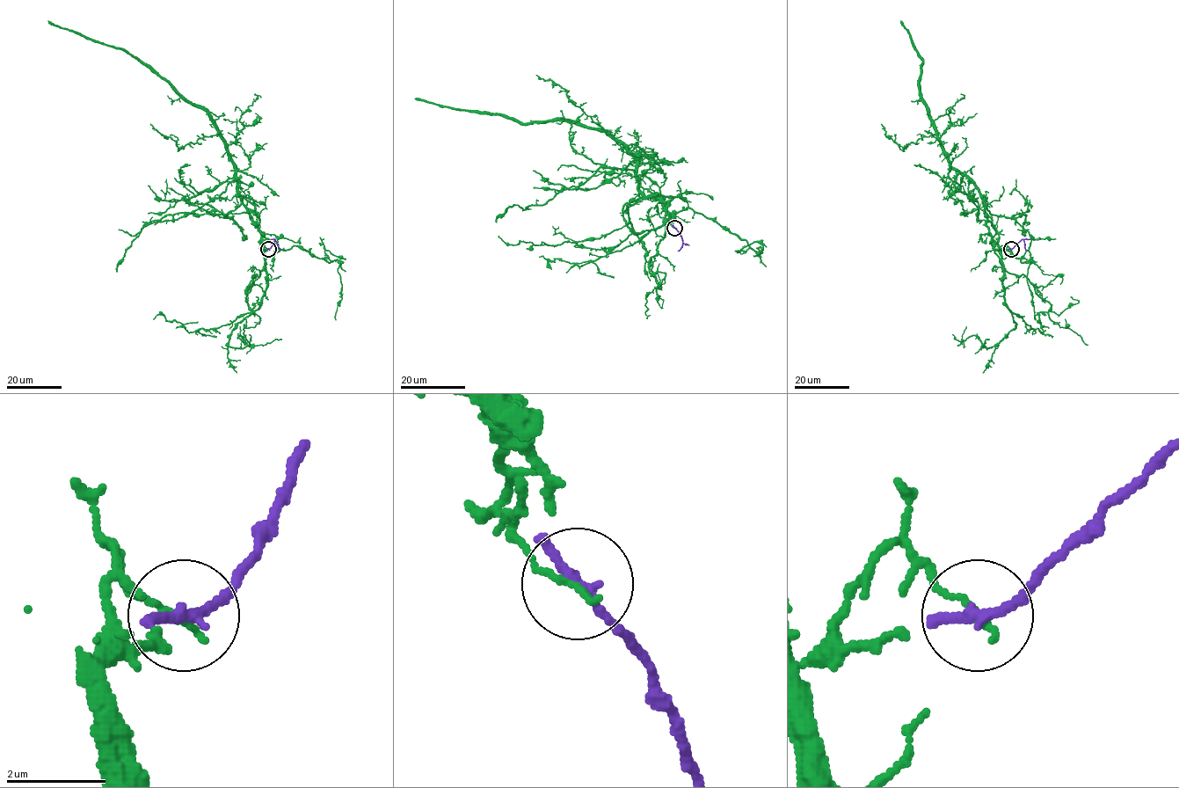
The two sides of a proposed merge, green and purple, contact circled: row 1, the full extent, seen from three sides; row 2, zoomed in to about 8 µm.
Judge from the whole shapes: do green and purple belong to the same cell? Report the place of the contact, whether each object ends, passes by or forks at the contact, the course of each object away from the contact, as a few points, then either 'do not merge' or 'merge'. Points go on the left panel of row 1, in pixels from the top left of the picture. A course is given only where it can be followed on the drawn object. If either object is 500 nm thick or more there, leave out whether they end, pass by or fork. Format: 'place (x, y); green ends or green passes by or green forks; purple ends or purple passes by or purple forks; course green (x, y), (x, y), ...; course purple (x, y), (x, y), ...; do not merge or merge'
place (268, 249); green ends; purple ends; course green (268, 249), (261, 247), (261, 234), (238, 193), (236, 168), (214, 121), (121, 49), (47, 20); course purple (268, 249), (275, 239), (280, 250); do not merge

